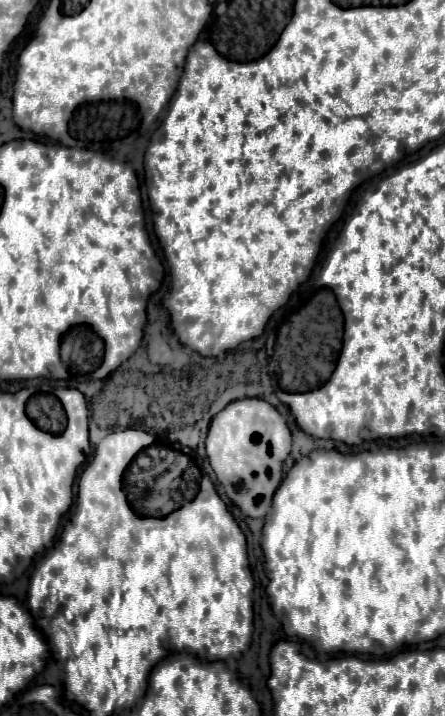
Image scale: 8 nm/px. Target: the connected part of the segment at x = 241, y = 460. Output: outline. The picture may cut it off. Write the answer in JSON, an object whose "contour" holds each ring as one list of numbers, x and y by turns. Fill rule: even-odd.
{"contour":[[241,399,241,401,229,403,223,411,219,411,213,417,209,433,207,433,207,457,209,457,211,469,215,471,217,483,221,485,227,499,235,507,239,507,241,513,247,517,267,515,273,493,277,491,277,485,281,483,281,463,289,455,289,451,291,451,291,431,287,423,275,411,275,407,271,407,267,401,261,401,261,399]]}

